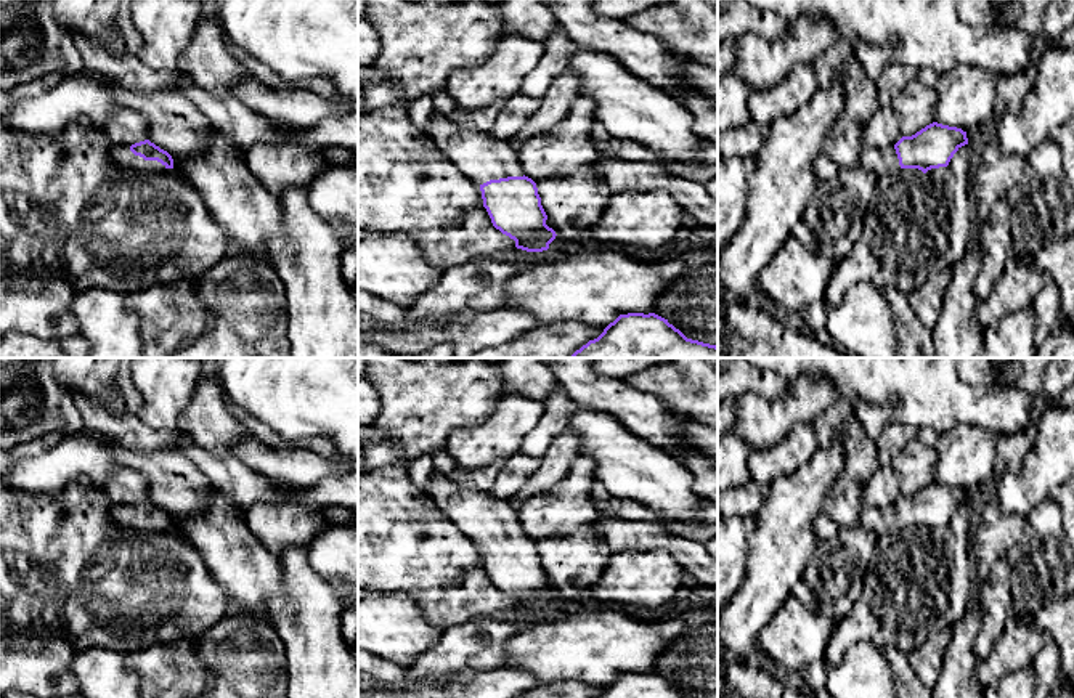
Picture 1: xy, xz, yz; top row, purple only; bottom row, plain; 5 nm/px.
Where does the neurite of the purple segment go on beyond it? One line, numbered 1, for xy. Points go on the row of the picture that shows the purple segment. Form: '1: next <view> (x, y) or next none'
1: next xy (122, 156)

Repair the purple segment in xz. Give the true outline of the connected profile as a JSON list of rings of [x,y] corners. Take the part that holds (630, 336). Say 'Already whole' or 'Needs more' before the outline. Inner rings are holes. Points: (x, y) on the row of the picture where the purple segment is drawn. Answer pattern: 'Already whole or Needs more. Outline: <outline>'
Already whole. Outline: [[[628,313],[572,358],[718,358],[718,347],[687,339],[655,313]]]

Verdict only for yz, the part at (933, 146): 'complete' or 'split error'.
split error

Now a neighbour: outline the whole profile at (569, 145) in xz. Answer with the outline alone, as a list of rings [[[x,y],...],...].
[[[578,96],[563,120],[551,130],[528,138],[519,149],[523,175],[535,183],[567,177],[599,157],[592,133],[597,125],[596,101]]]

